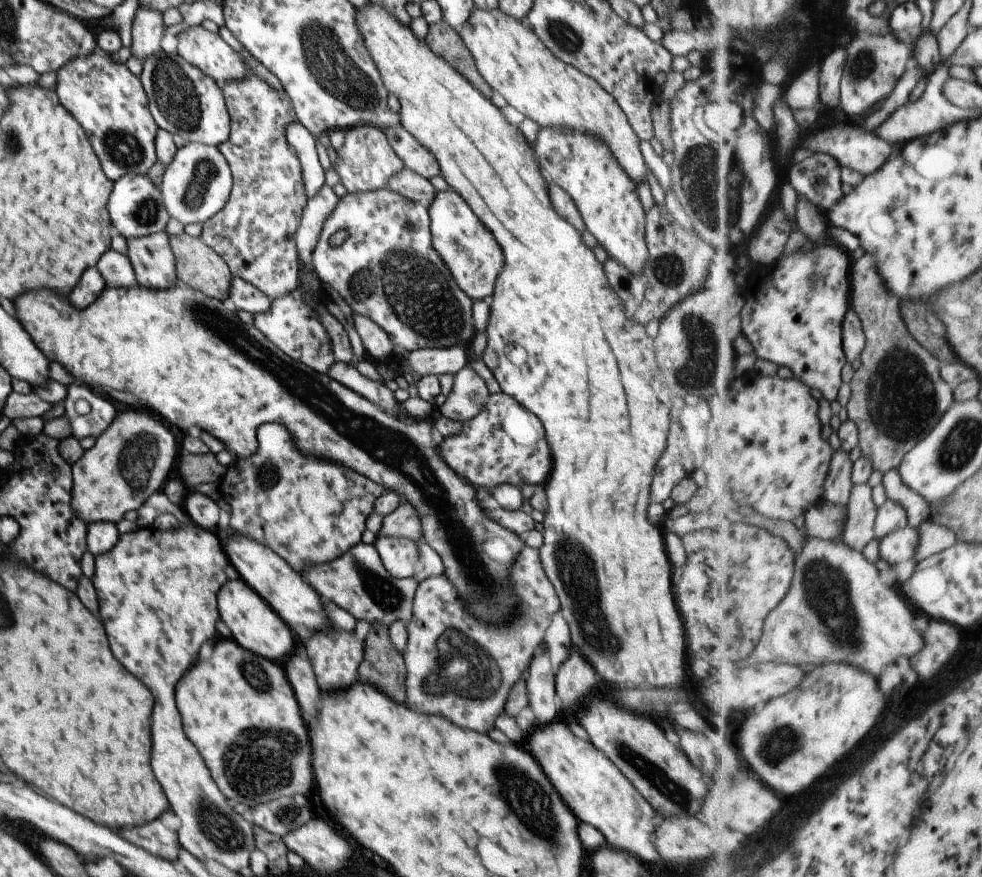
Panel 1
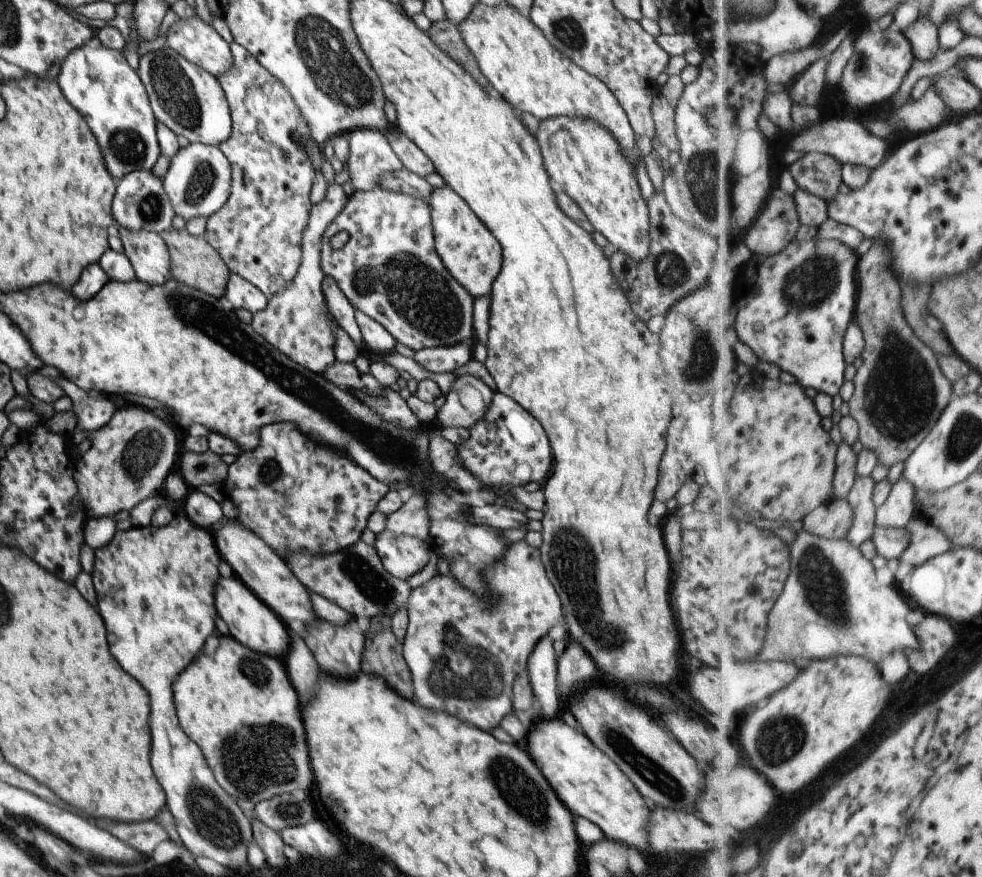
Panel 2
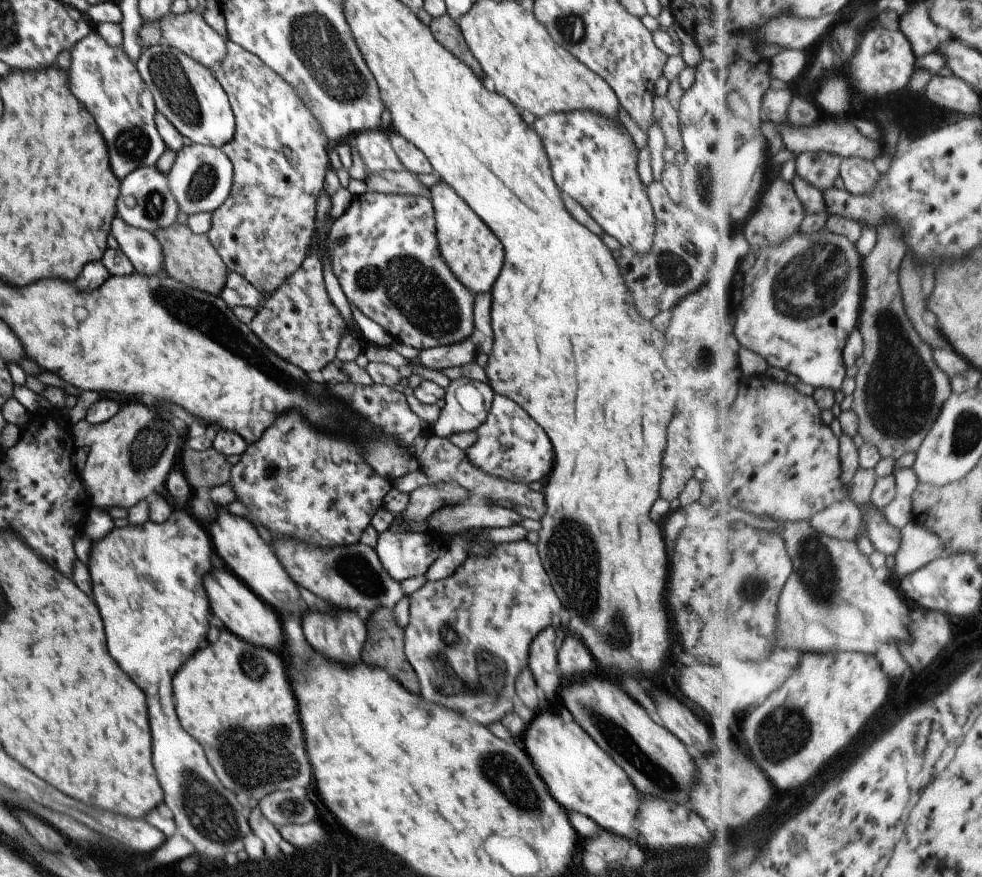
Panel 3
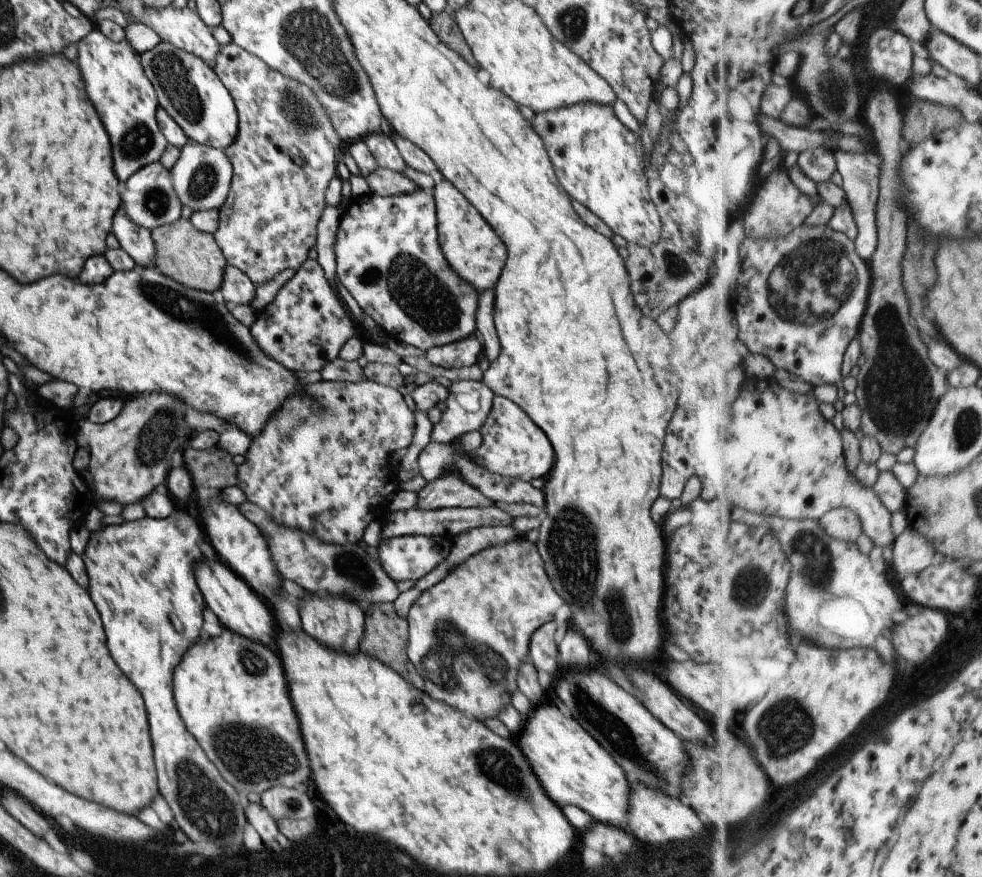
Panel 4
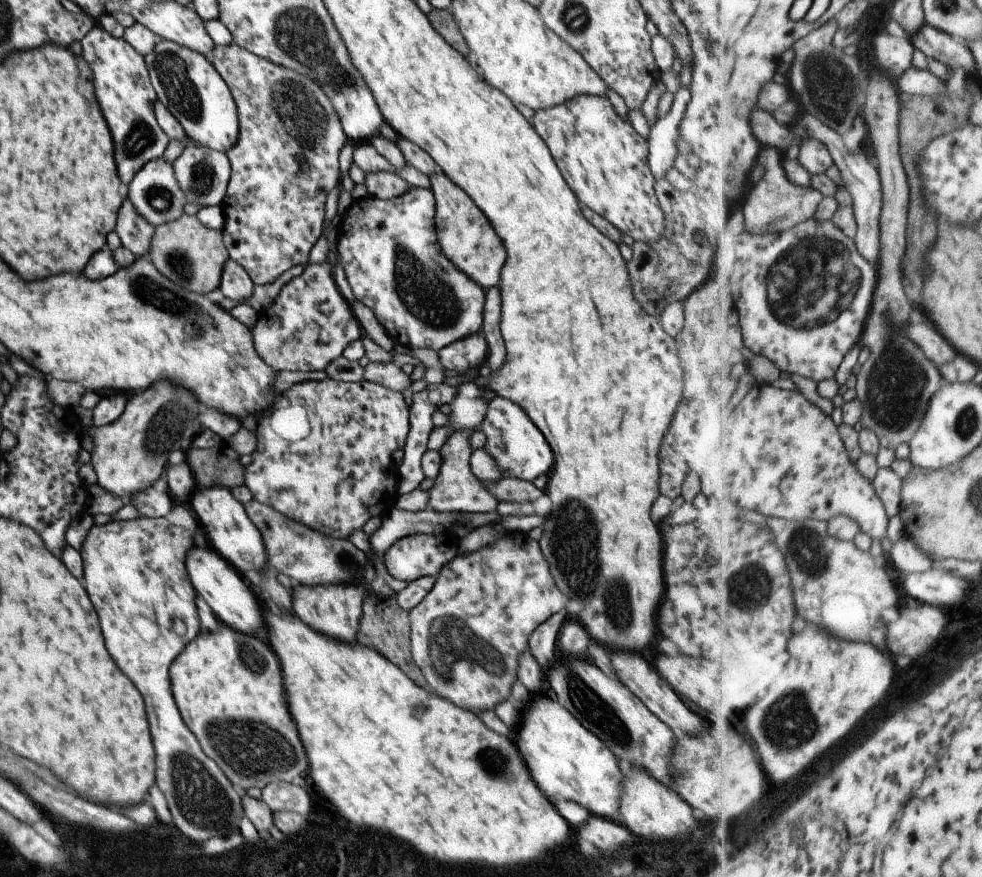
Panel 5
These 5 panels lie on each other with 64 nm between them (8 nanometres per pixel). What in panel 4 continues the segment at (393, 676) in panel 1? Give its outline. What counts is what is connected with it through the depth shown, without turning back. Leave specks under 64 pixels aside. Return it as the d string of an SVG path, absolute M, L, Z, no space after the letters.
M377 602L377 604L368 604L364 614L363 636L359 640L358 650L369 654L371 658L377 658L381 664L389 666L391 670L395 670L409 686L421 690L425 686L423 678L419 676L419 672L415 670L409 658L407 658L407 620L399 618L395 614L393 603Z

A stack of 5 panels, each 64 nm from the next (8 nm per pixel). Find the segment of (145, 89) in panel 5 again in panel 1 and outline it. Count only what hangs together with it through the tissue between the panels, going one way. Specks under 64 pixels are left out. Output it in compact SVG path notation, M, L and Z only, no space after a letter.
M95 46L95 50L87 56L77 56L73 60L69 60L65 66L57 69L55 74L54 90L57 100L83 128L83 132L101 164L103 174L112 183L123 175L146 174L156 161L154 142L158 128L149 112L148 100L141 81L125 67L125 64L114 62L111 54L103 52L99 46Z

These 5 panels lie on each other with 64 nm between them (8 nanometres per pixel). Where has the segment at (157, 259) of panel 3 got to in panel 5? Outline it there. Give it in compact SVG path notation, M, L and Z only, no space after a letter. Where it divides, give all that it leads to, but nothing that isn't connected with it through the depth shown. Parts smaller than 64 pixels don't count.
M126 197L119 205L114 231L119 237L120 246L127 248L135 258L147 257L154 227L135 212Z

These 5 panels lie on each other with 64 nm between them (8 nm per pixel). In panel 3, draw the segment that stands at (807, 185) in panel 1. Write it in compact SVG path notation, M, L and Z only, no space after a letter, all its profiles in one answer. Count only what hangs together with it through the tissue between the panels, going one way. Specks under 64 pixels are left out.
M805 152L797 158L797 174L822 192L835 186L842 158L827 152Z

